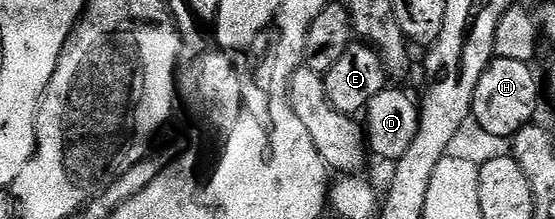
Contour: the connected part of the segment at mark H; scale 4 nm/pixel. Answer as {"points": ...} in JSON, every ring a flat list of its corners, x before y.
{"points":[[493,58,484,69,476,85,474,100,470,106,472,118,479,123,485,133,493,137,513,140,514,134,535,122,538,111,538,79,534,76,533,66,524,61,508,61]]}

